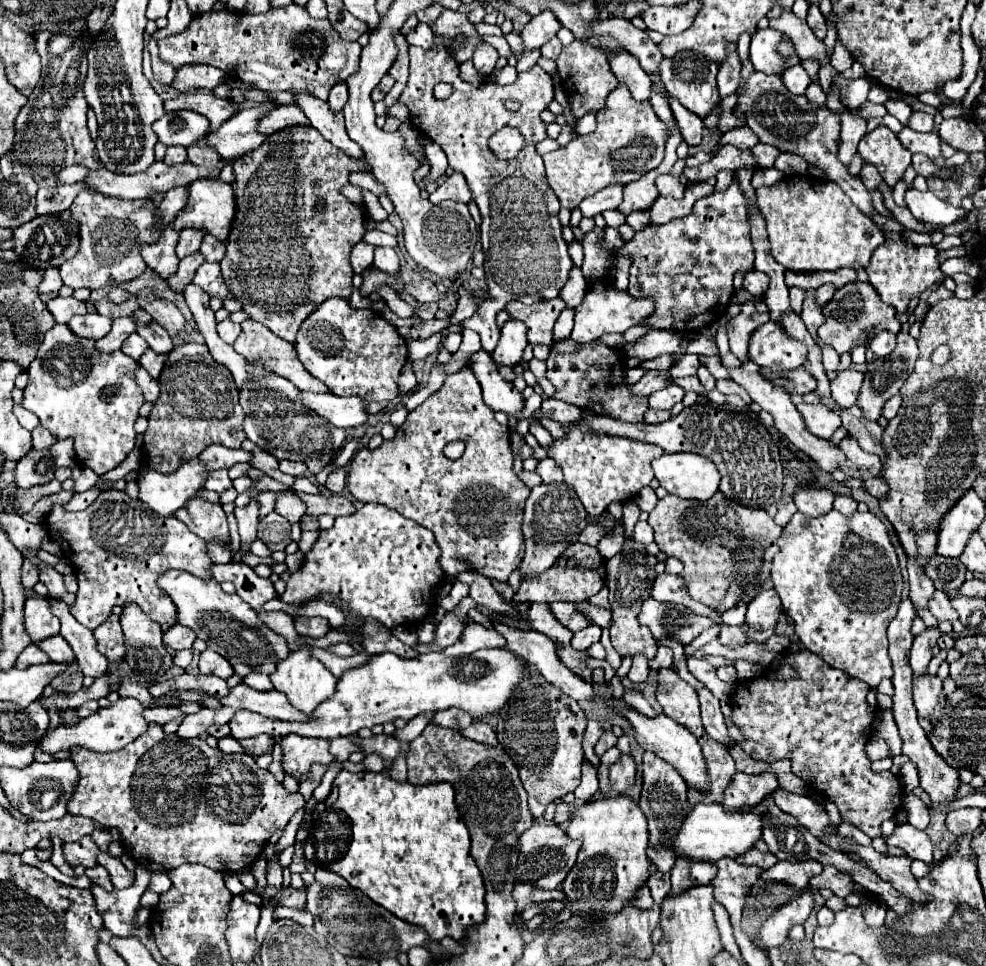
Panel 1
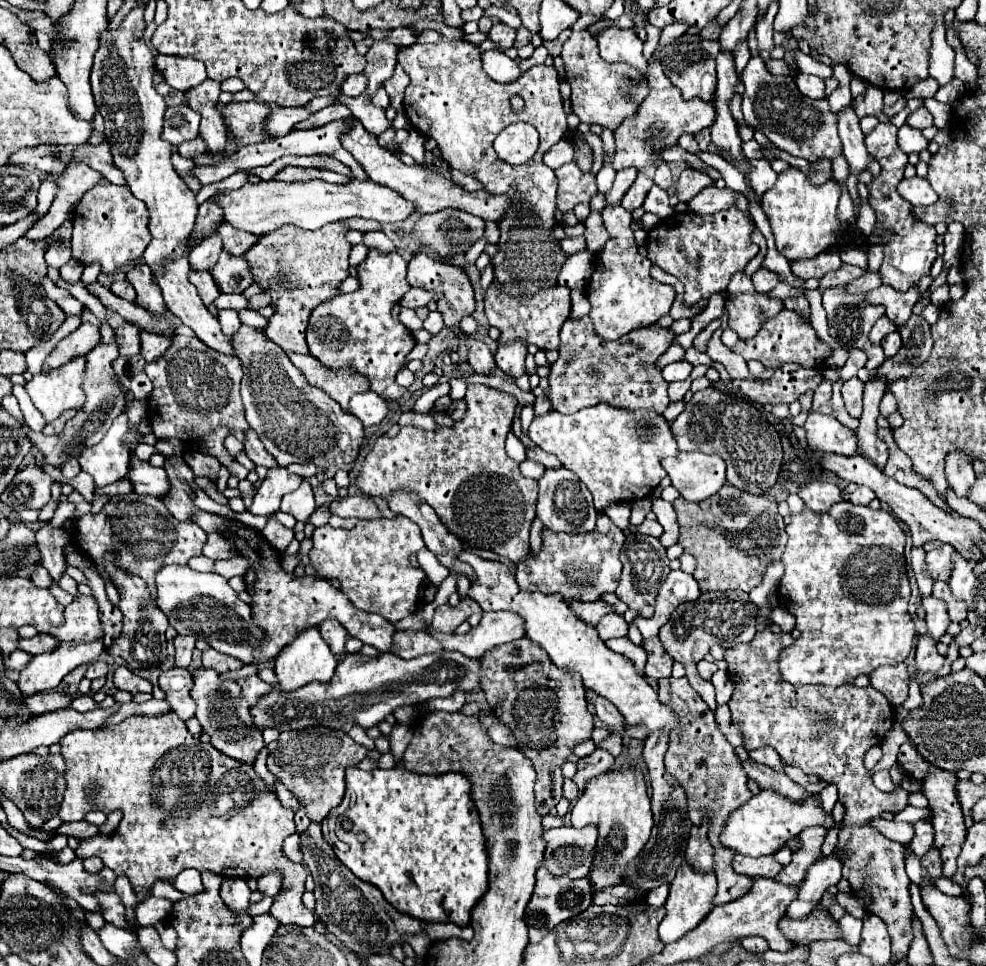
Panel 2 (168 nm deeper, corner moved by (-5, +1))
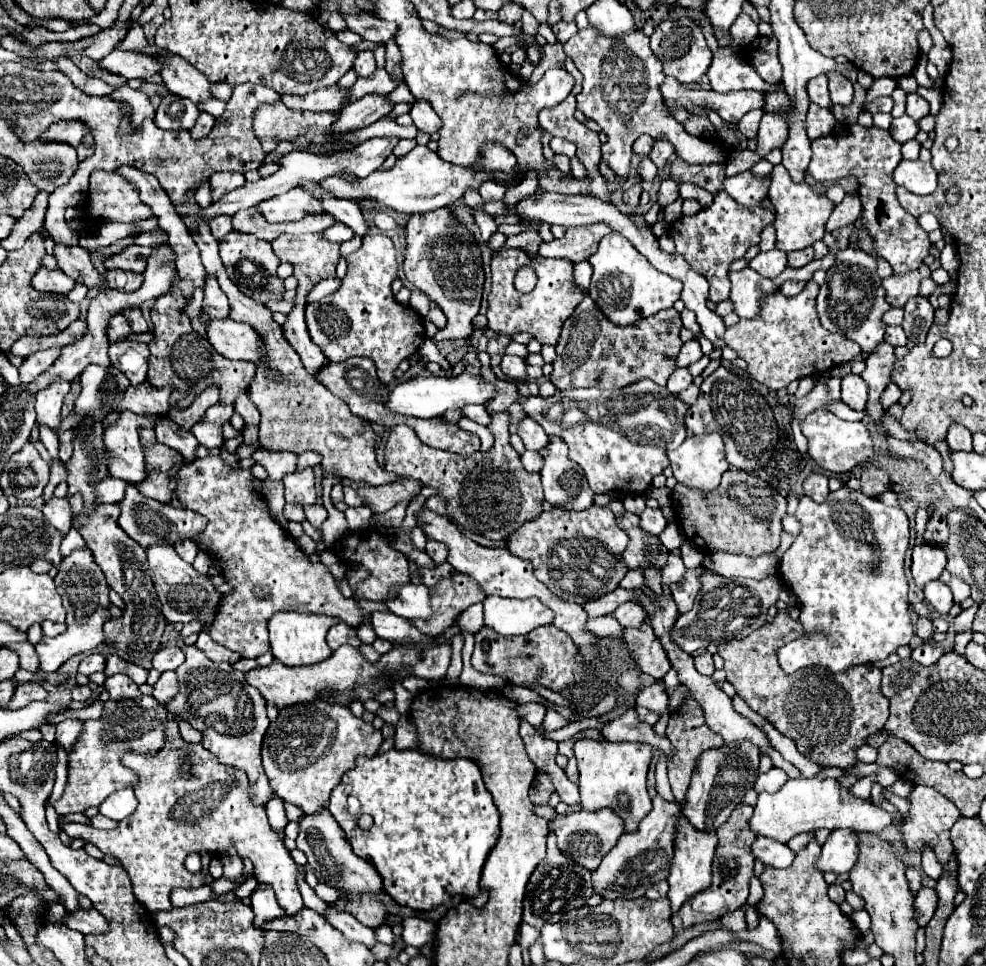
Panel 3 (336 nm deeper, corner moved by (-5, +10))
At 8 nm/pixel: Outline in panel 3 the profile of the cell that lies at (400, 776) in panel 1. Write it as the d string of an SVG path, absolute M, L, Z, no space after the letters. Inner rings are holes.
M382 705L376 715L382 717L386 723L392 723L392 725L396 725L398 719L400 719L400 713L396 711L396 707L384 707L384 705Z

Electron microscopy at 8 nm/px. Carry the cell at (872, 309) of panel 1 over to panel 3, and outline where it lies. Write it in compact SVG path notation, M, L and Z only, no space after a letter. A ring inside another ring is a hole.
M920 265L918 269L906 273L906 275L892 275L888 279L884 279L882 285L886 289L886 301L892 307L904 307L910 297L918 295L918 287L924 277L930 277L928 265Z

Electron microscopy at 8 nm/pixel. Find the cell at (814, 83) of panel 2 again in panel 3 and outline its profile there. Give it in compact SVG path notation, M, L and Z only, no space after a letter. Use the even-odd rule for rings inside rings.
M818 75L808 81L808 95L812 103L822 105L822 107L832 107L832 101L828 95L828 79L824 75Z

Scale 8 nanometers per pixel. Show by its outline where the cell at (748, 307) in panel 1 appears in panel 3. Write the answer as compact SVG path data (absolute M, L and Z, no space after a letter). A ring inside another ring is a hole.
M750 267L742 271L730 271L728 277L732 281L730 301L734 303L734 311L748 319L760 313L760 297L766 295L766 291L774 293L778 289L770 279L754 273Z

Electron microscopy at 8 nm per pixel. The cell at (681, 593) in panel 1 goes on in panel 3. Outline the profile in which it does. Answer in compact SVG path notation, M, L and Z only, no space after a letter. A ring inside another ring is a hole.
M670 553L668 561L666 561L664 569L662 569L662 585L680 581L680 579L684 577L684 573L686 573L686 567L684 567L684 563L682 563L682 557Z

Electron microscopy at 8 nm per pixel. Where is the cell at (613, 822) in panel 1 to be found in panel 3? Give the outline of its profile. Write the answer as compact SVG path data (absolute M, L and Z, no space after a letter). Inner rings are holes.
M604 737L598 741L578 739L574 745L574 755L578 759L580 771L578 785L582 809L596 811L602 807L610 807L626 821L626 831L636 831L638 823L652 809L652 801L646 791L646 773L652 761L652 747L642 743L612 743Z

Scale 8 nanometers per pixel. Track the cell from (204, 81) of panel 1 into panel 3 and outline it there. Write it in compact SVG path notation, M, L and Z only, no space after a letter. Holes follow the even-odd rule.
M114 49L114 53L108 53L102 61L98 61L100 69L106 69L110 73L118 73L126 79L142 79L160 73L160 61L156 57L148 57L142 53L128 53Z

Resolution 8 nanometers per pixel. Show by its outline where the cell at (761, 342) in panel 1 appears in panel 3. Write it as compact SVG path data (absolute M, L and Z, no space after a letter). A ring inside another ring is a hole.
M808 279L806 287L794 297L784 297L782 291L768 293L762 297L760 313L754 319L740 319L726 329L726 345L748 363L748 375L768 389L778 391L794 379L822 375L822 371L844 365L862 353L862 349L848 337L830 333L822 327L816 311L818 289L814 279Z

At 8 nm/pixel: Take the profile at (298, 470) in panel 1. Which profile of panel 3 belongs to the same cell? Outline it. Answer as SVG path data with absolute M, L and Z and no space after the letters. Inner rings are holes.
M312 451L300 453L300 455L298 455L298 471L306 469L306 467L320 465L320 461L322 461L322 455L318 455L318 453L312 453Z

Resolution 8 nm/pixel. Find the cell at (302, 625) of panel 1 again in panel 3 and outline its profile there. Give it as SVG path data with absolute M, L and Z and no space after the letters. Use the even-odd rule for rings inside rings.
M336 623L330 631L328 631L328 635L326 635L326 641L328 641L328 645L330 645L330 649L338 649L340 645L352 645L352 647L360 647L360 639L358 639L358 635L356 635L356 629L352 629L350 625L346 625L346 623Z

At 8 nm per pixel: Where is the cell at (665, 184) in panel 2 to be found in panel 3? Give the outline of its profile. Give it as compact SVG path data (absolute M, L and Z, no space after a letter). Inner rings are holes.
M656 139L648 157L656 163L658 169L662 169L662 167L666 165L666 161L668 161L670 155L674 155L674 147L670 145L670 141L666 141L666 139Z

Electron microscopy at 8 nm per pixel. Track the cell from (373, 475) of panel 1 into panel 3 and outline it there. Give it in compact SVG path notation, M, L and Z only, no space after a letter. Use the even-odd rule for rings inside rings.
M494 413L492 415L492 423L490 423L490 431L494 435L494 447L488 453L472 453L466 455L466 459L462 455L454 455L448 451L440 451L434 447L424 445L418 435L414 433L414 429L410 429L408 425L398 425L390 431L388 443L386 443L386 471L394 471L400 477L410 477L410 479L418 479L420 483L428 485L428 487L436 487L436 491L446 499L452 501L450 503L450 519L456 521L460 527L484 535L488 539L506 539L512 531L516 531L524 521L532 521L542 513L542 485L540 485L540 475L538 473L528 473L522 463L520 463L520 455L510 447L510 433L508 433L508 421L510 417L506 413Z

